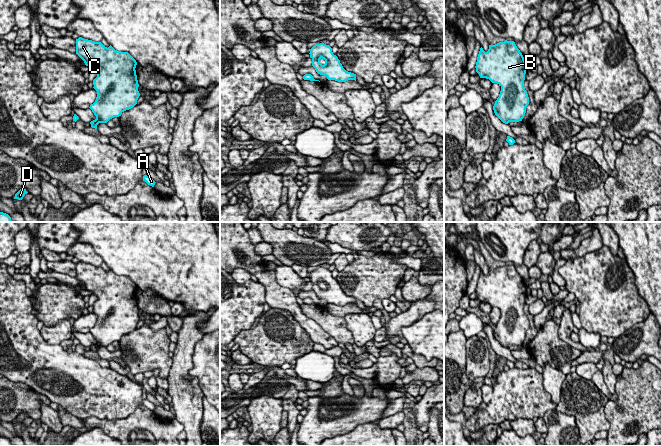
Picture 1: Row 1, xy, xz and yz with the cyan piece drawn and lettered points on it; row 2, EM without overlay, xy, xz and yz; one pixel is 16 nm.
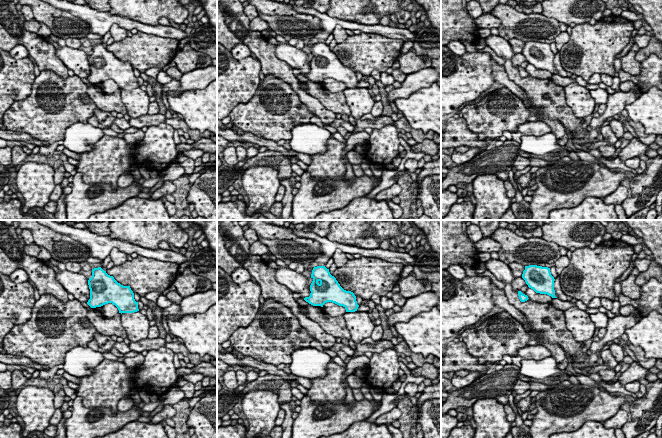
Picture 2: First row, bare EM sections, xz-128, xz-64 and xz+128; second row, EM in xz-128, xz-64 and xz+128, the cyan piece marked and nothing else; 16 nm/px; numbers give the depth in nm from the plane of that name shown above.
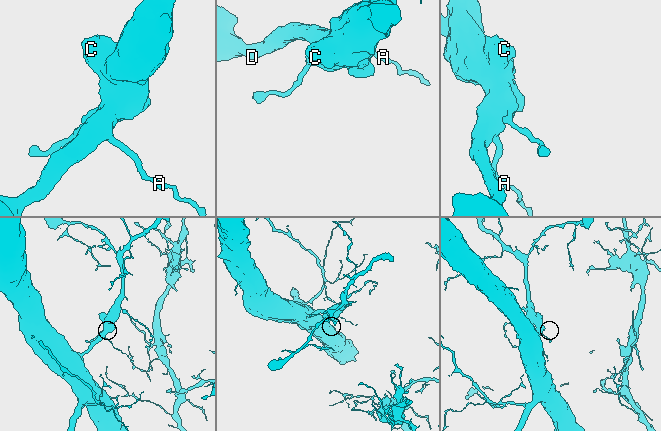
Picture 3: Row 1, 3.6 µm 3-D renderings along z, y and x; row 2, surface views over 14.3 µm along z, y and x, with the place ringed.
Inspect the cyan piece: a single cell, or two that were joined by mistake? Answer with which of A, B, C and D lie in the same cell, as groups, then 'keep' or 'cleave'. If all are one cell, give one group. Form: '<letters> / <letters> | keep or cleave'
A B C D | keep

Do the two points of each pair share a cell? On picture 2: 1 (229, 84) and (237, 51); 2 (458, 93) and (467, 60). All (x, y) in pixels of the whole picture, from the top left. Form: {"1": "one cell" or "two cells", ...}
{"1": "two cells", "2": "one cell"}

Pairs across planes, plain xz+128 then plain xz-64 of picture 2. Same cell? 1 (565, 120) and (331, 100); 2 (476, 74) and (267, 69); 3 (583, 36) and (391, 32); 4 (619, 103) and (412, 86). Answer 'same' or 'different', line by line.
1: same
2: different
3: different
4: same

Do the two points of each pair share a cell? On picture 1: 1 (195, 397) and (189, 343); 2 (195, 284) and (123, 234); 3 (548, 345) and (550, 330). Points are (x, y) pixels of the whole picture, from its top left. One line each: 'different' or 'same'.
1: same
2: same
3: same

